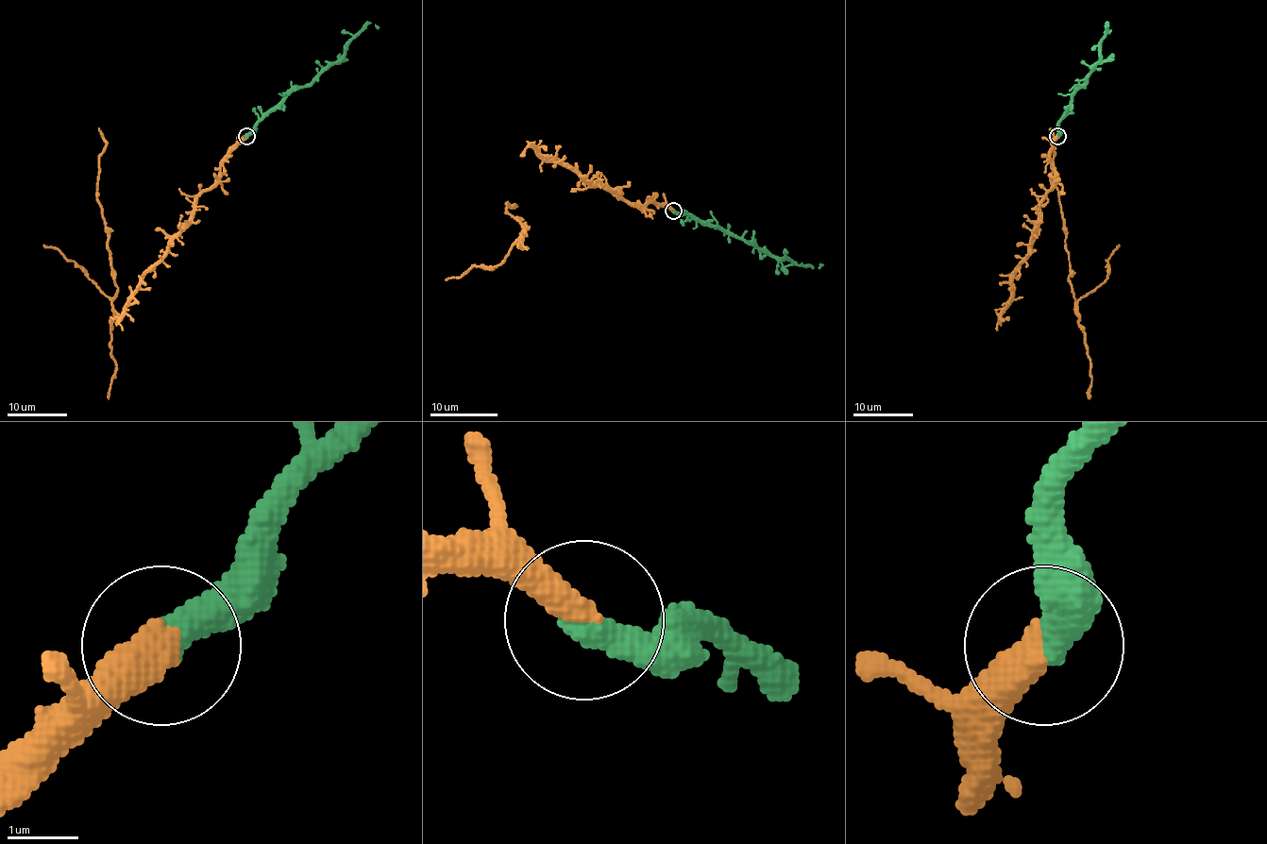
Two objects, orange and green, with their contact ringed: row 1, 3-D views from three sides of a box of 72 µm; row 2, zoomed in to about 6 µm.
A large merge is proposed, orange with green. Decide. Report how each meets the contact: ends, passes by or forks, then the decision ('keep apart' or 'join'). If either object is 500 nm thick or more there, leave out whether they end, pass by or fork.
orange ends; green ends; join

